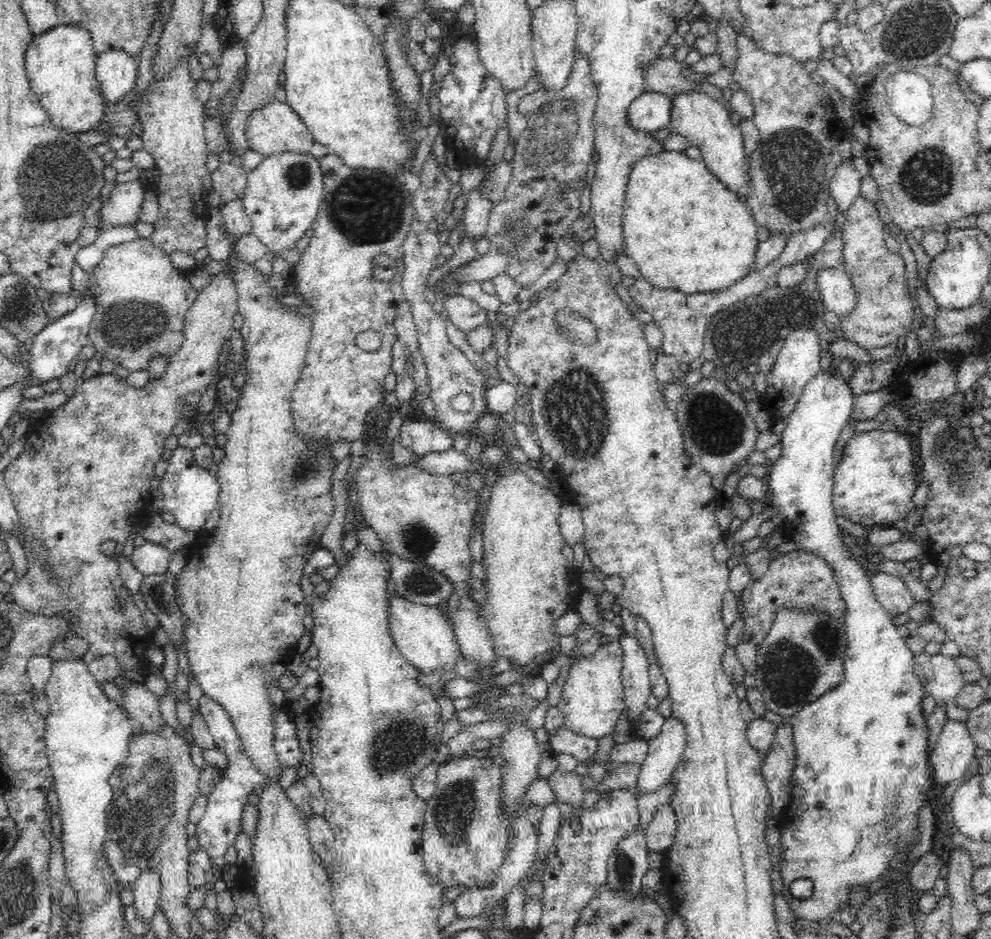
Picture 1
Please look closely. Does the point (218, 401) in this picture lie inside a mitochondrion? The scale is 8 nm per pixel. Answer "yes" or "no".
no

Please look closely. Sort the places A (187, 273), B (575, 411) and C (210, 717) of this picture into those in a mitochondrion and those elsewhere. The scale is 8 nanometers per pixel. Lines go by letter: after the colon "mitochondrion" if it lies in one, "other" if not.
A: other
B: mitochondrion
C: other

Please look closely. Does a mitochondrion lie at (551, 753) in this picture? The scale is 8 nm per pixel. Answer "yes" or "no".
no

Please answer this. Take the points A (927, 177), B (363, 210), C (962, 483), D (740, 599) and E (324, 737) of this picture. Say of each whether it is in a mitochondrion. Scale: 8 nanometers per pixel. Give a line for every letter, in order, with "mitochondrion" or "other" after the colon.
A: mitochondrion
B: mitochondrion
C: mitochondrion
D: other
E: other

